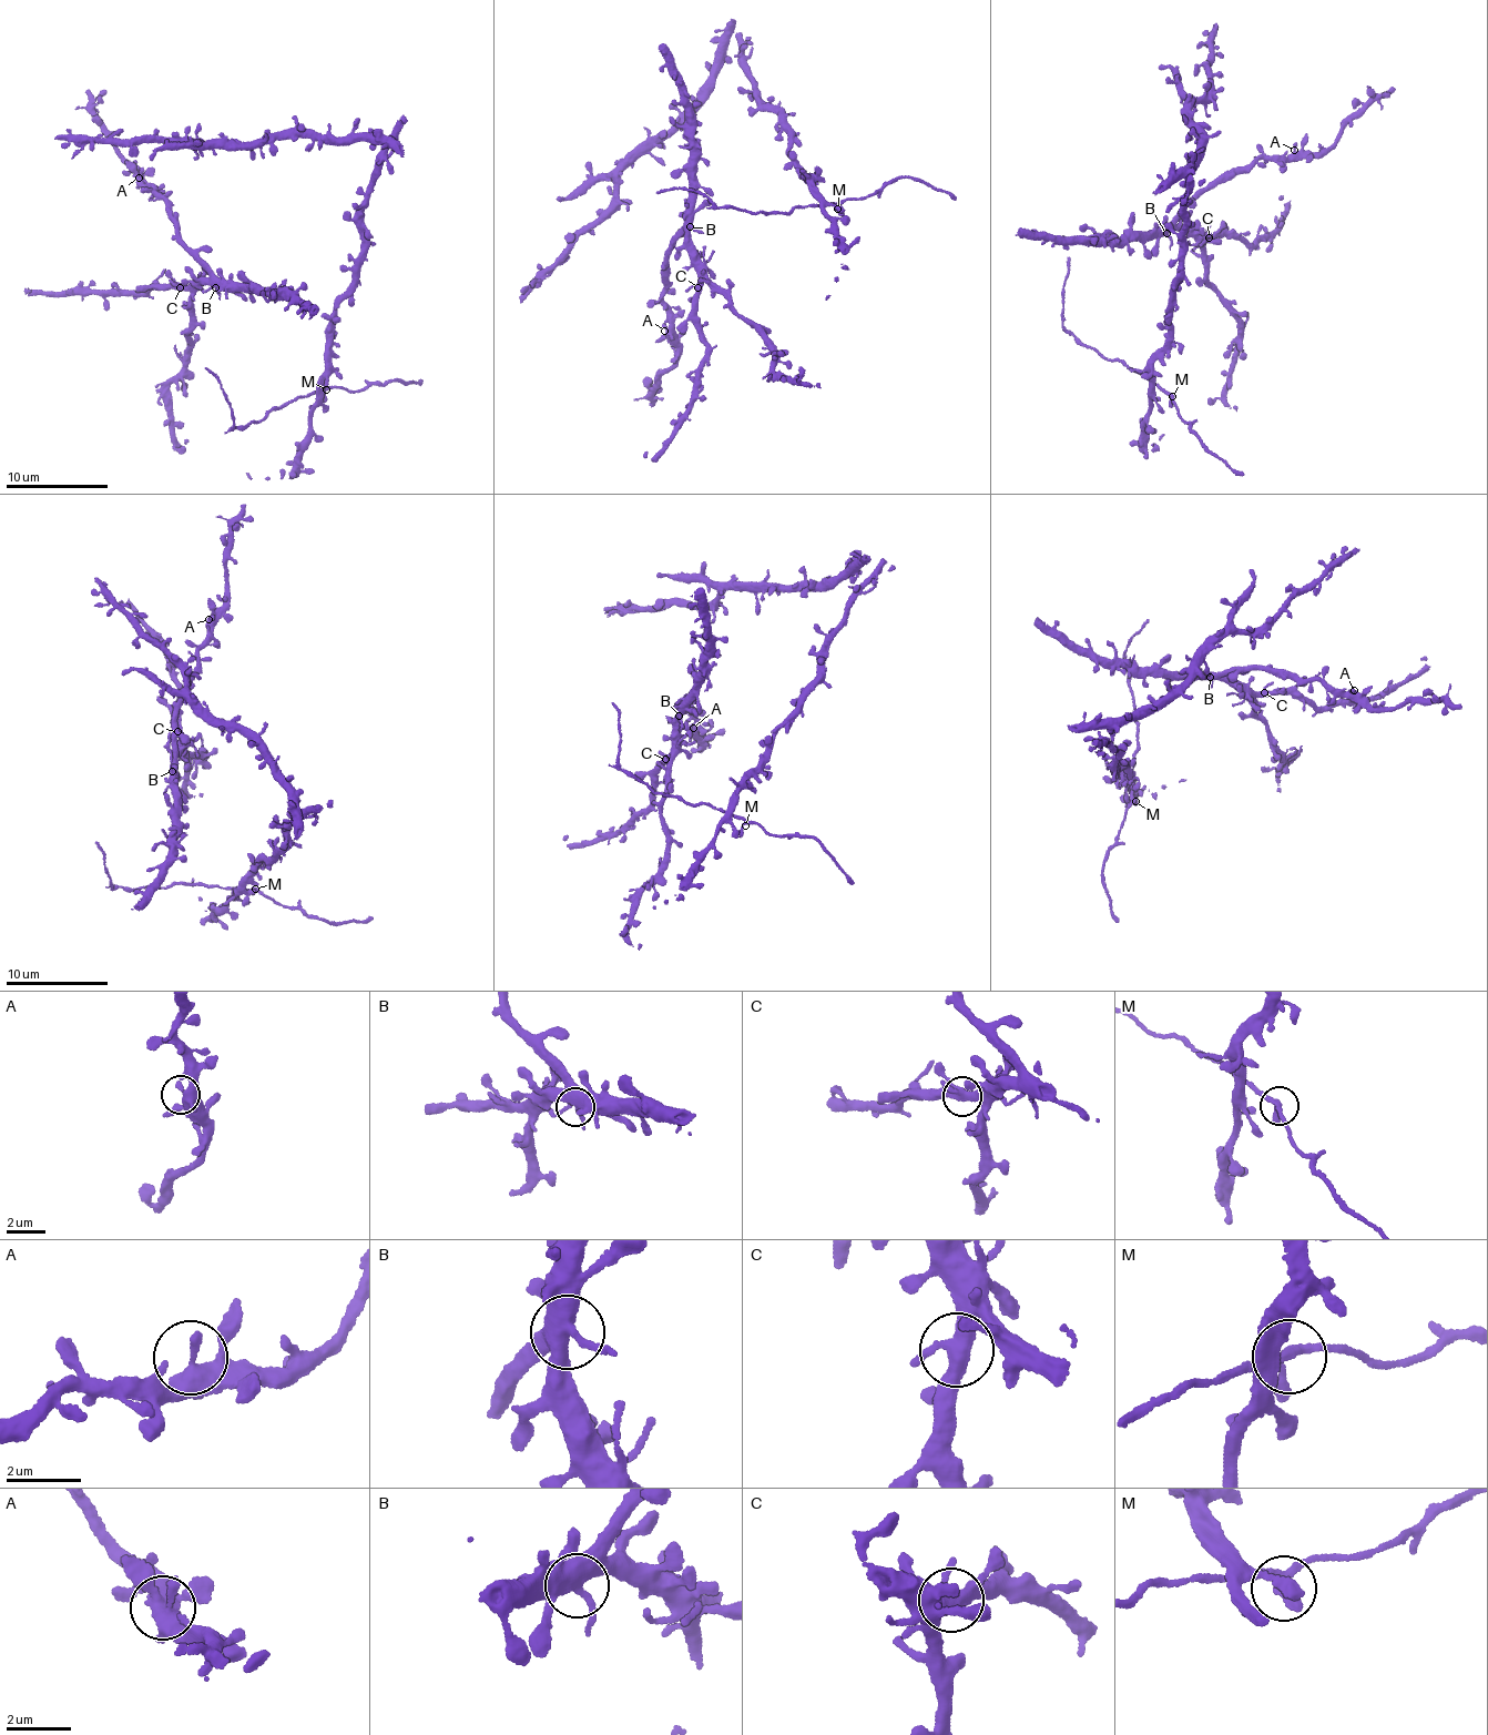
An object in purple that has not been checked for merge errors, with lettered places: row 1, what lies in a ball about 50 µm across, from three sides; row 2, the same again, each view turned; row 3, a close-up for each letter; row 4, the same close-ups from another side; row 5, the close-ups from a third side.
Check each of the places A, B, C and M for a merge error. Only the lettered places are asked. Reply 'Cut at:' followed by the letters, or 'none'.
Cut at: none

